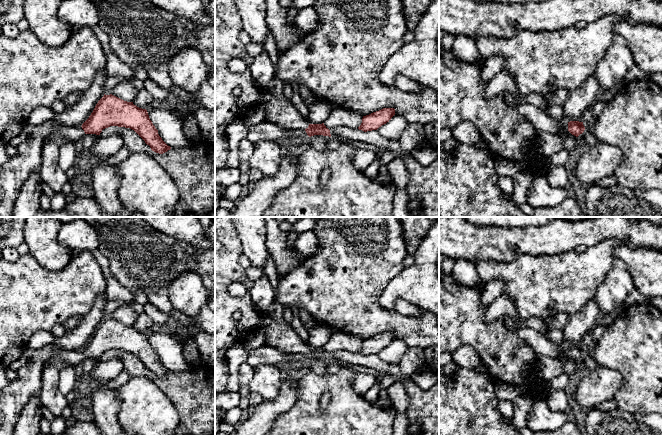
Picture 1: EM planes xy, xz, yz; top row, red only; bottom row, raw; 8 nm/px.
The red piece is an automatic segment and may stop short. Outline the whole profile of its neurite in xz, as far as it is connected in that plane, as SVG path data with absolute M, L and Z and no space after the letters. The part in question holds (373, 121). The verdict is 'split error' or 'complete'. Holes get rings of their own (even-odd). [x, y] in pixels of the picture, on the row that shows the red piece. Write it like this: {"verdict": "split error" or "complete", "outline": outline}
{"verdict": "complete", "outline": "M383 108L369 115L363 116L362 123L358 129L364 132L377 130L379 127L389 122L394 115L394 108Z"}

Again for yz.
{"verdict": "complete", "outline": "M570 121L568 122L568 131L578 137L580 134L582 134L585 130L585 127L583 125L583 122L579 121Z"}

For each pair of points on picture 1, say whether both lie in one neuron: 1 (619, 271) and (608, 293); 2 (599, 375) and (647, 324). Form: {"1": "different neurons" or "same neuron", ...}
{"1": "same neuron", "2": "different neurons"}

